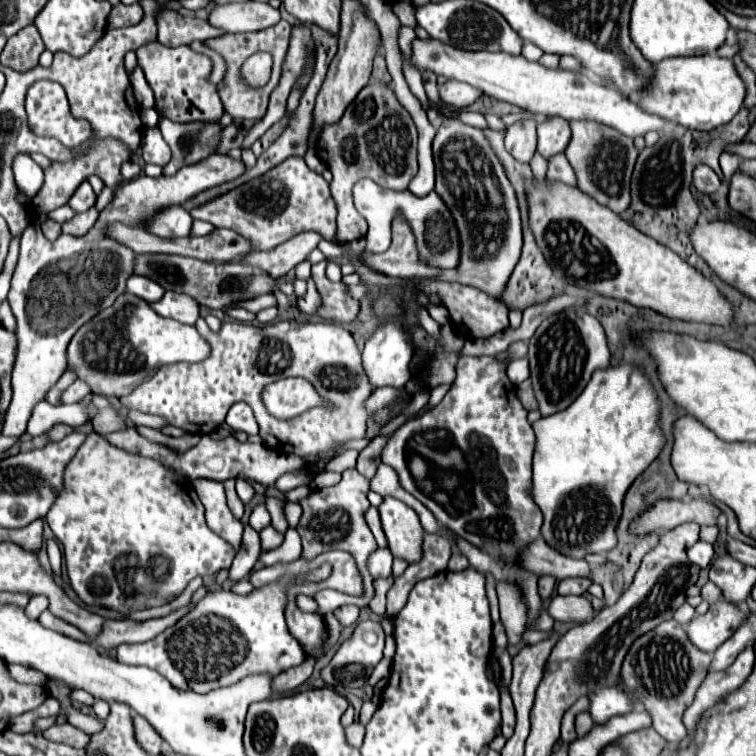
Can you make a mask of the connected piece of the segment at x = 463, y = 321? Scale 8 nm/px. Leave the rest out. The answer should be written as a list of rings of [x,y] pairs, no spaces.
[[[424,280],[422,290],[426,294],[440,294],[442,304],[448,308],[450,318],[454,322],[454,328],[466,336],[466,338],[490,338],[496,332],[502,332],[508,328],[508,308],[502,300],[488,296],[486,292],[472,288],[472,286],[462,286],[462,284],[452,284],[452,282],[434,282],[434,280]]]

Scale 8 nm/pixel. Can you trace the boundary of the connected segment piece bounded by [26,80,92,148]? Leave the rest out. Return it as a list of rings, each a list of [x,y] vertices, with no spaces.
[[[40,80],[40,82],[34,82],[26,94],[26,112],[28,112],[28,126],[32,130],[32,134],[36,136],[48,136],[48,138],[56,138],[58,142],[64,144],[64,138],[58,138],[62,136],[64,130],[70,132],[70,128],[74,128],[70,132],[70,136],[74,136],[74,140],[70,140],[70,146],[78,146],[82,142],[86,142],[88,138],[92,138],[92,127],[87,120],[74,118],[72,112],[70,112],[70,104],[68,104],[68,98],[66,98],[66,92],[60,88],[58,82],[52,82],[52,80]]]

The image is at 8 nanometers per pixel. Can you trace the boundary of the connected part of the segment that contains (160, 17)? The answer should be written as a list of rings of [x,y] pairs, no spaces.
[[[209,3],[204,9],[194,12],[193,17],[182,16],[176,10],[162,10],[156,14],[156,24],[158,24],[158,40],[162,44],[170,46],[182,46],[190,44],[194,40],[208,40],[208,38],[218,38],[226,34],[220,28],[214,28],[208,24],[209,14],[213,7],[217,5]]]

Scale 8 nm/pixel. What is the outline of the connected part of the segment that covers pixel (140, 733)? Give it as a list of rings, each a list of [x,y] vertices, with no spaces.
[[[134,716],[134,728],[136,728],[136,736],[138,736],[138,742],[142,744],[142,748],[146,748],[150,754],[160,754],[162,752],[162,736],[158,736],[158,732],[154,732],[152,724],[142,718],[142,716]]]

